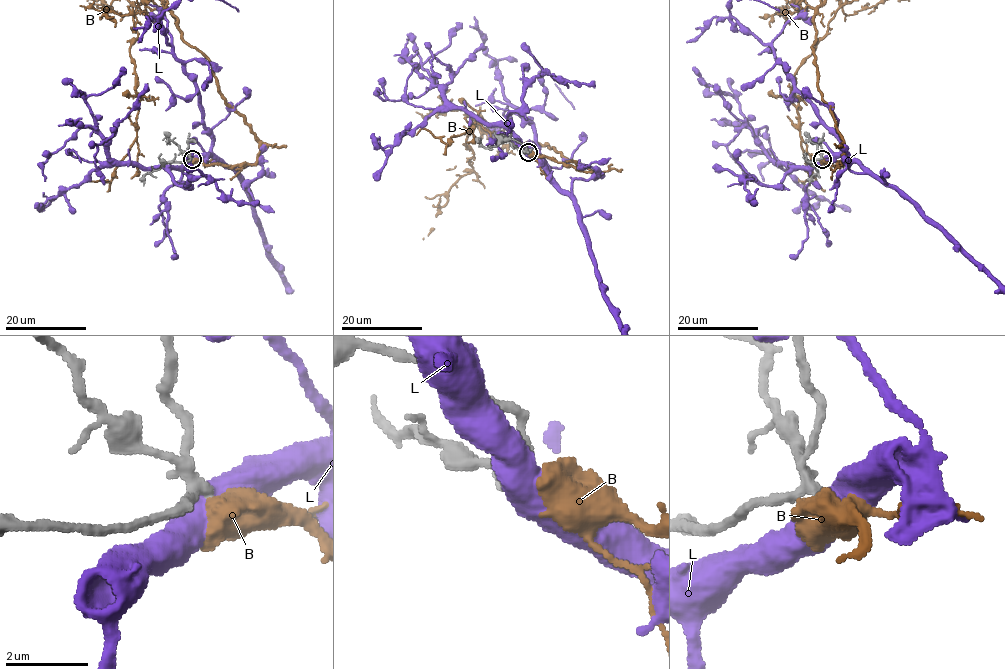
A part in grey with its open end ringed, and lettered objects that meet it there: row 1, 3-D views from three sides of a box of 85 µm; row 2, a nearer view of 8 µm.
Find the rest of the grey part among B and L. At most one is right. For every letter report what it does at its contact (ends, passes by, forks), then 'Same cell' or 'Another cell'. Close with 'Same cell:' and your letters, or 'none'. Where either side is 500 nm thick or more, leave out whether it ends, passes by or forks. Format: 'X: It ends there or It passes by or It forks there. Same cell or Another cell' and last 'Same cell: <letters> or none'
B: Same cell
L: Another cell
Same cell: B

